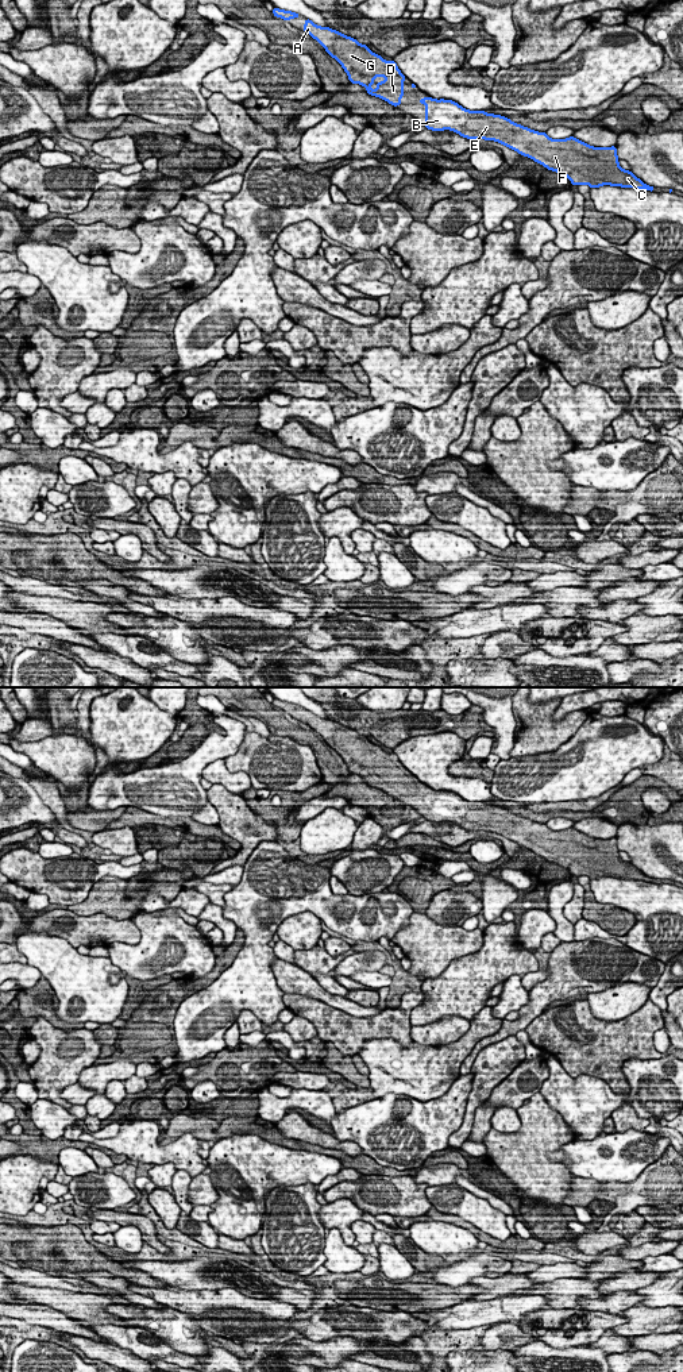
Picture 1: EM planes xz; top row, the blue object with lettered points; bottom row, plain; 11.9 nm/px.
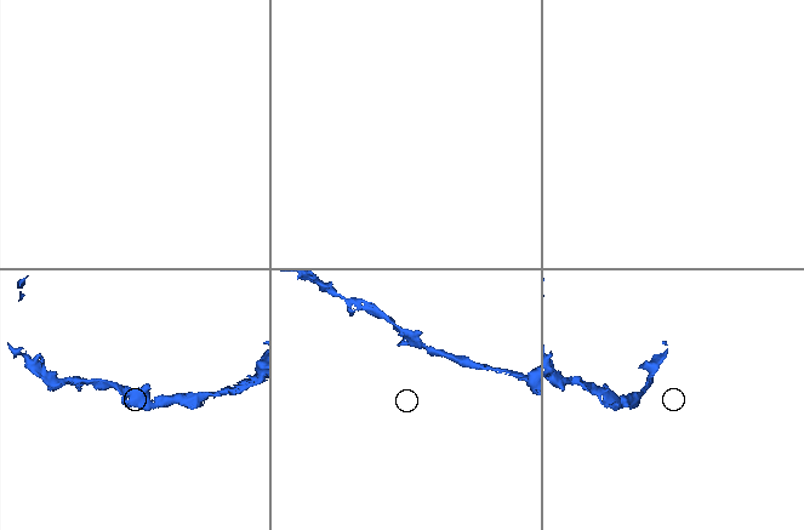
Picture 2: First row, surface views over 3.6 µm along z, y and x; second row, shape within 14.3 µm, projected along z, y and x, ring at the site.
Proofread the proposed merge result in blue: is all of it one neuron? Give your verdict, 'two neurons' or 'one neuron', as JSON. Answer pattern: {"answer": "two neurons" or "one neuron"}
{"answer": "one neuron"}

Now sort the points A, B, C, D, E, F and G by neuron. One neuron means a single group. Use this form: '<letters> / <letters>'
A B C D E F G

